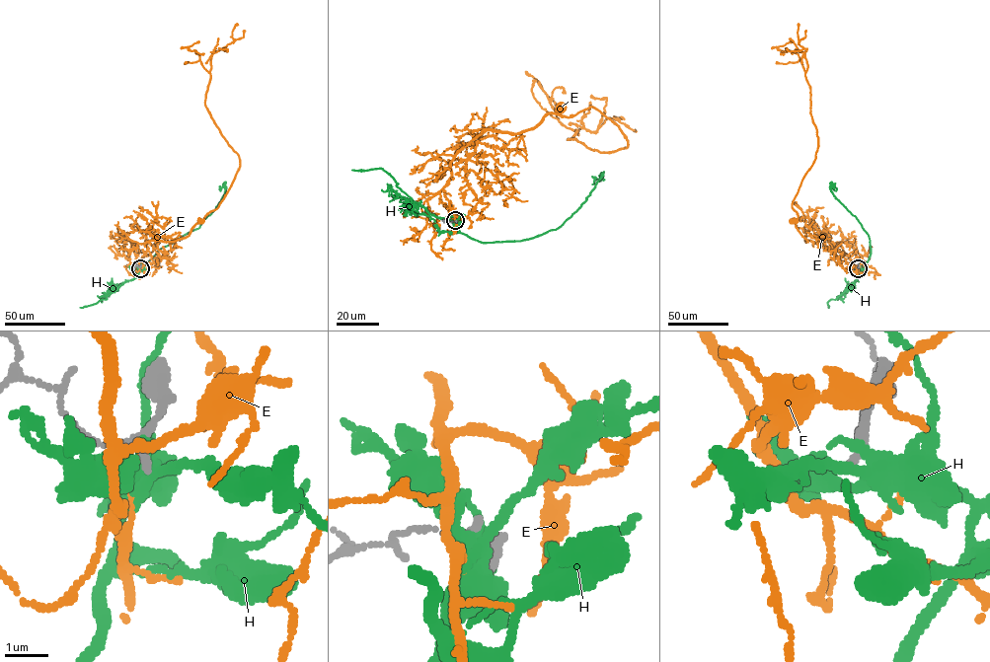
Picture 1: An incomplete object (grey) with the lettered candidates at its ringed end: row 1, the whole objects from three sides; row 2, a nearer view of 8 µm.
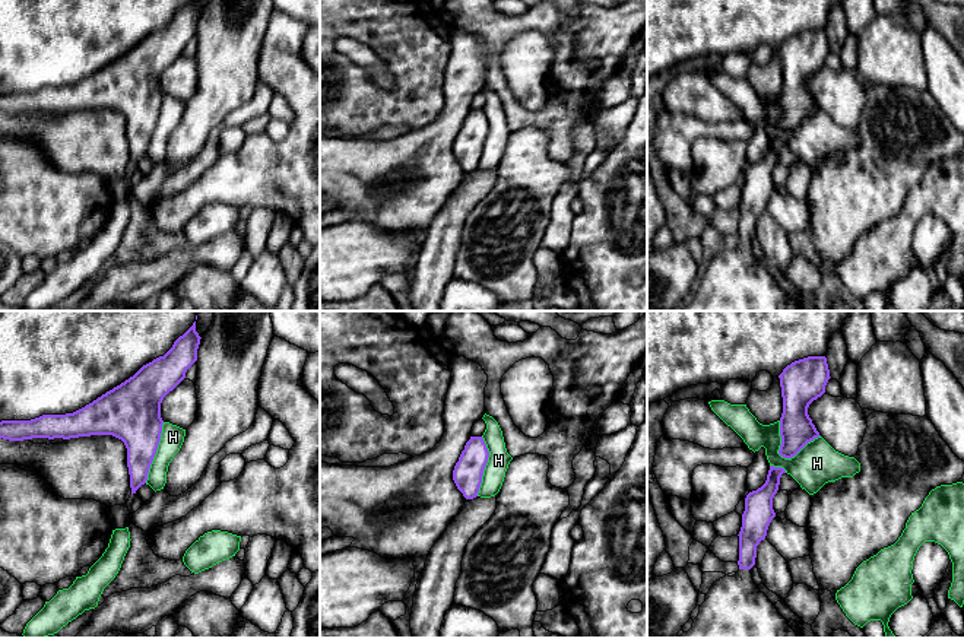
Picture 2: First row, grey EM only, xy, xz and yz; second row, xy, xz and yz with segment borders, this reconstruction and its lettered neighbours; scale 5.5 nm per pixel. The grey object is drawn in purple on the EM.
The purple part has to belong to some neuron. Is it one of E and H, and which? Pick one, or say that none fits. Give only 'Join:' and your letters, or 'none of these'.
Join: none of these

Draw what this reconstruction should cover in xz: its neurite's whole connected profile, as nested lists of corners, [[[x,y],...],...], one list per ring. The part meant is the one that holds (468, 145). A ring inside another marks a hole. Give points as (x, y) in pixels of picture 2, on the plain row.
[[[470,109],[453,143],[453,153],[466,172],[479,166],[489,124],[482,109]]]

